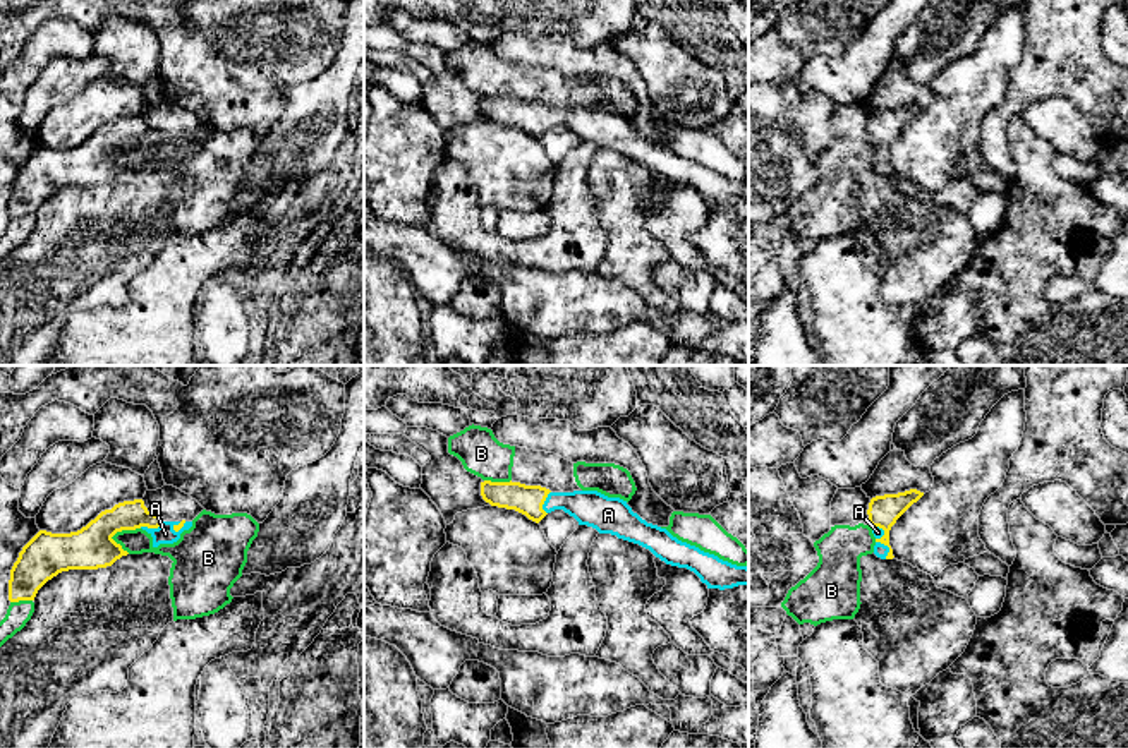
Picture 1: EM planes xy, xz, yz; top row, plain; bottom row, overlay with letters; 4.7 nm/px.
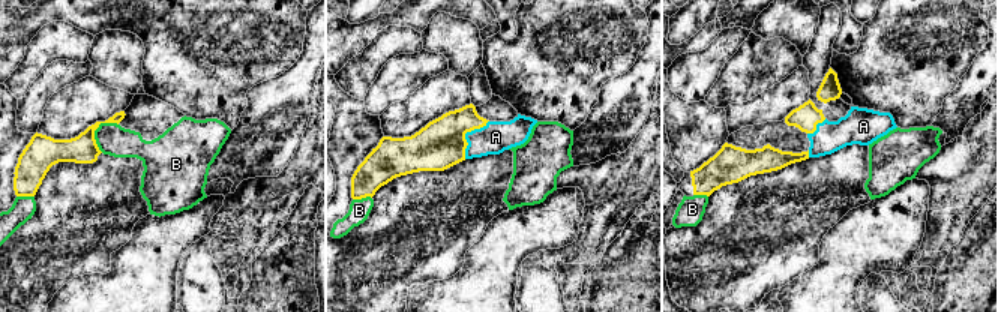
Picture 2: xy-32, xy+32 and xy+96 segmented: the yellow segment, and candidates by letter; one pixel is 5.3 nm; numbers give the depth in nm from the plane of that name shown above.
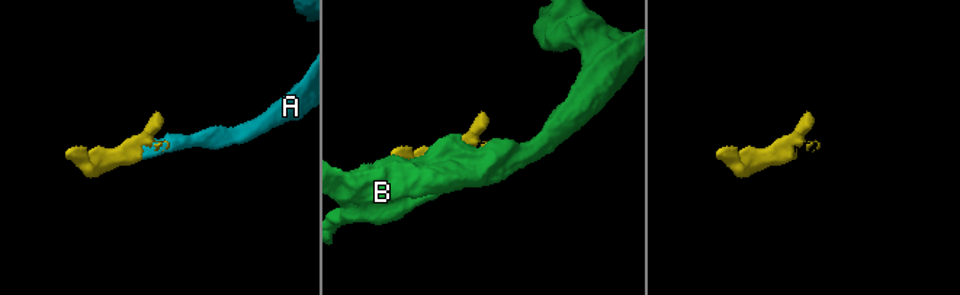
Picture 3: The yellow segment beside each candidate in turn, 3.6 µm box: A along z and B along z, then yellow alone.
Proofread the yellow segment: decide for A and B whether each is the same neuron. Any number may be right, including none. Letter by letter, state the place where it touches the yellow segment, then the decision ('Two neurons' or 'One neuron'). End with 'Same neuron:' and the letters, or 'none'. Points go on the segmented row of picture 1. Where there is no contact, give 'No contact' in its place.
A: Touches yellow at xy (151, 527). One neuron
B: Touches yellow at xy (124, 529). Two neurons
Same neuron: A

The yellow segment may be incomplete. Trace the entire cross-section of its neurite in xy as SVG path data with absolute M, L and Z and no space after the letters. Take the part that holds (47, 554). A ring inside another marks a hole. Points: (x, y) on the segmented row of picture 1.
M143 499L124 501L101 511L86 527L70 534L39 530L19 552L10 570L9 600L34 600L38 590L53 576L69 570L112 566L129 552L112 537L122 530L143 528L153 537L153 547L173 544L192 522L165 522L151 513Z

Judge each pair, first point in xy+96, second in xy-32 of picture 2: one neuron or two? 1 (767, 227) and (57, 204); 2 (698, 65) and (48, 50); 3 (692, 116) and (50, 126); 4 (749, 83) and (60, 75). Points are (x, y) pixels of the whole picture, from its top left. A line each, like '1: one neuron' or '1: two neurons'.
1: one neuron
2: one neuron
3: two neurons
4: one neuron

